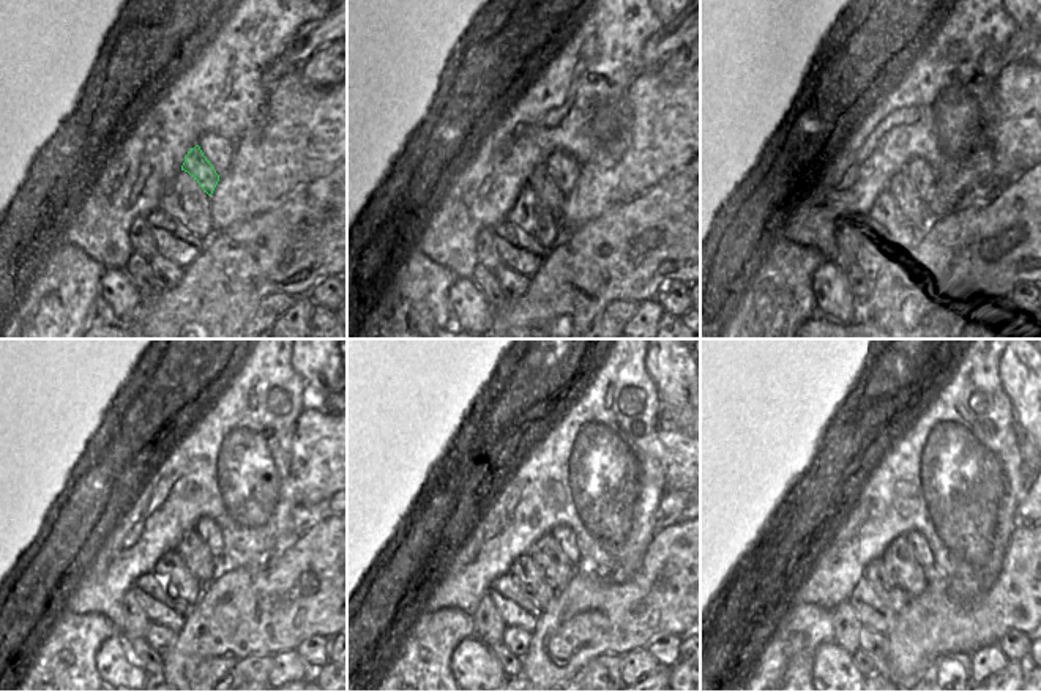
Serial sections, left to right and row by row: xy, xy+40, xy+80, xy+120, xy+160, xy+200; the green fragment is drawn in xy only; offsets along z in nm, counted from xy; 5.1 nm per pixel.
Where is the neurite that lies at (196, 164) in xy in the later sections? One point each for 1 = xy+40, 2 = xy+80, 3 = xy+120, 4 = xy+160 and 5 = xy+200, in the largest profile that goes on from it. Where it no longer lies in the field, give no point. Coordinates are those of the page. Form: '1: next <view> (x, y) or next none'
1: next xy+40 (541, 182)
2: next xy+80 (901, 191)
3: next xy+120 (196, 555)
4: next xy+160 (546, 552)
5: next xy+200 (899, 558)

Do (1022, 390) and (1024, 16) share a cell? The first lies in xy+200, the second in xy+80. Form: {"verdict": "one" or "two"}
{"verdict": "one"}

